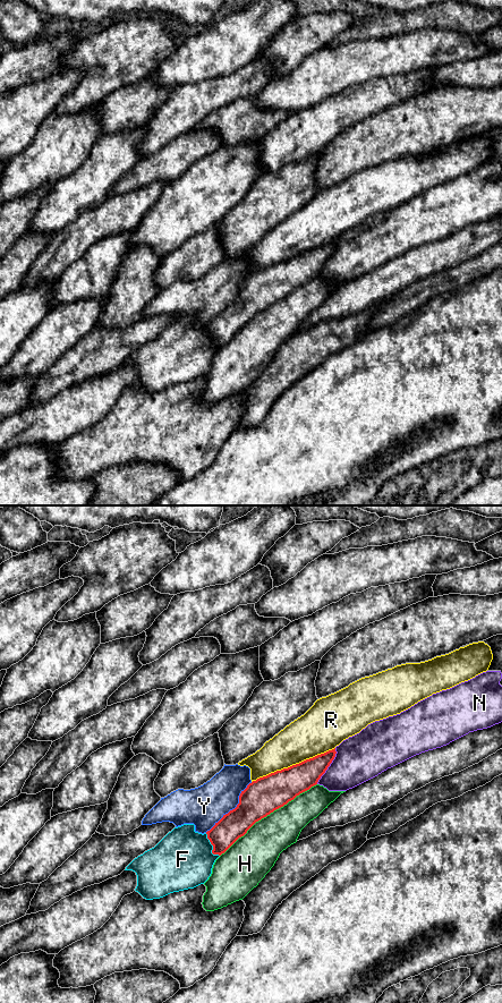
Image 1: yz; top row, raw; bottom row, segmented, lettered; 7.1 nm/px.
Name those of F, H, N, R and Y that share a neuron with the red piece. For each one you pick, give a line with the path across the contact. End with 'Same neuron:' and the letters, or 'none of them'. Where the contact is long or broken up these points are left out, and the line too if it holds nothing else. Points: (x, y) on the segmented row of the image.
Same neuron: none of them

